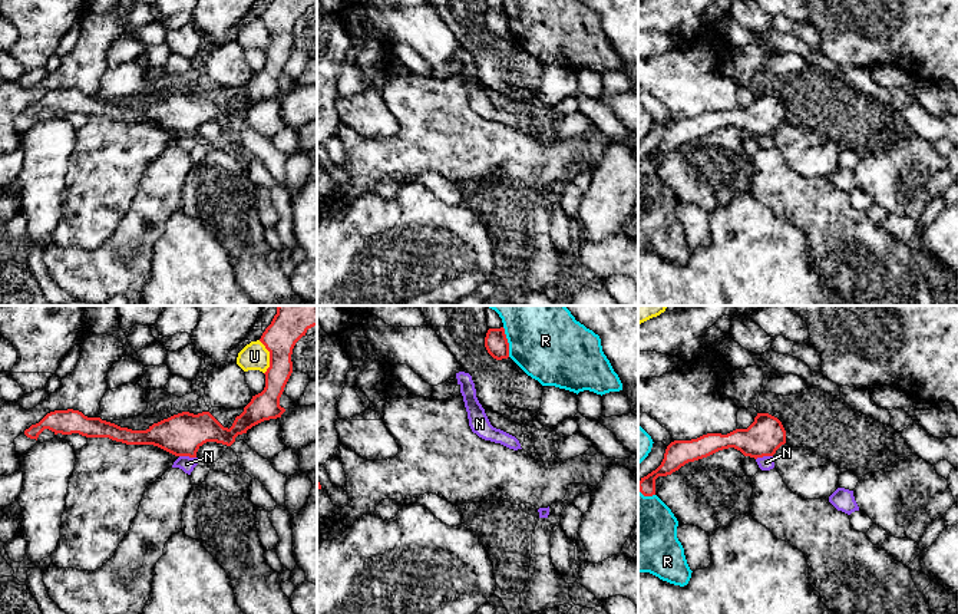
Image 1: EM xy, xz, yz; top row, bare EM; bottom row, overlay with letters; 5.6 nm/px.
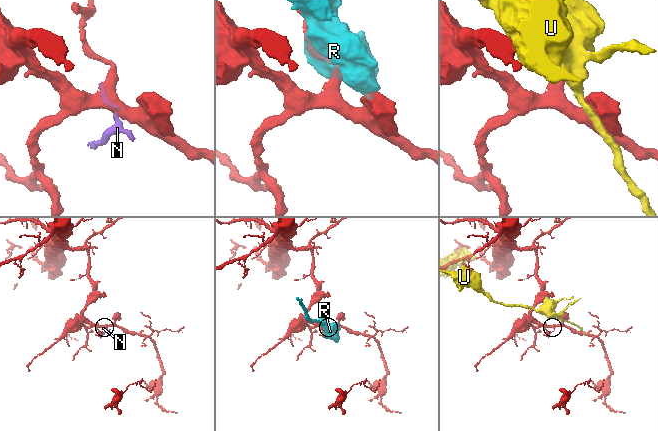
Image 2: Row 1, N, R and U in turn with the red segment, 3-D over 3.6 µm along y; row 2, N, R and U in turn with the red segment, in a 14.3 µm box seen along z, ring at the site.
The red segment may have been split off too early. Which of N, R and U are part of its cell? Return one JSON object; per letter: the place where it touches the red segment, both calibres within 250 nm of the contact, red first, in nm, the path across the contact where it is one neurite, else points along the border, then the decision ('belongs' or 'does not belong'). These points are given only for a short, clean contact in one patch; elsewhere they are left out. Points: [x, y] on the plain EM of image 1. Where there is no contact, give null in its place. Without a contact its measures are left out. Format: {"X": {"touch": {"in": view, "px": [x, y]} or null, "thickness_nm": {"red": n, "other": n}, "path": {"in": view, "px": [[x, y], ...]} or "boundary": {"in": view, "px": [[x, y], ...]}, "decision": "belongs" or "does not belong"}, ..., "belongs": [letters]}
{"N": {"touch": {"in": "xy", "px": [188, 134]}, "thickness_nm": {"red": 240, "other": 90}, "boundary": {"in": "xy", "px": [[179, 134], [195, 137]]}, "decision": "does not belong"}, "R": {"touch": {"in": "xz", "px": [506, 20]}, "thickness_nm": {"red": 130, "other": 360}, "decision": "does not belong"}, "U": {"touch": {"in": "xy", "px": [270, 36]}, "thickness_nm": {"red": 190, "other": 160}, "decision": "does not belong"}, "belongs": []}

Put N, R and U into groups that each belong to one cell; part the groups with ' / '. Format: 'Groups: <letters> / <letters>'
Groups: N / R / U

